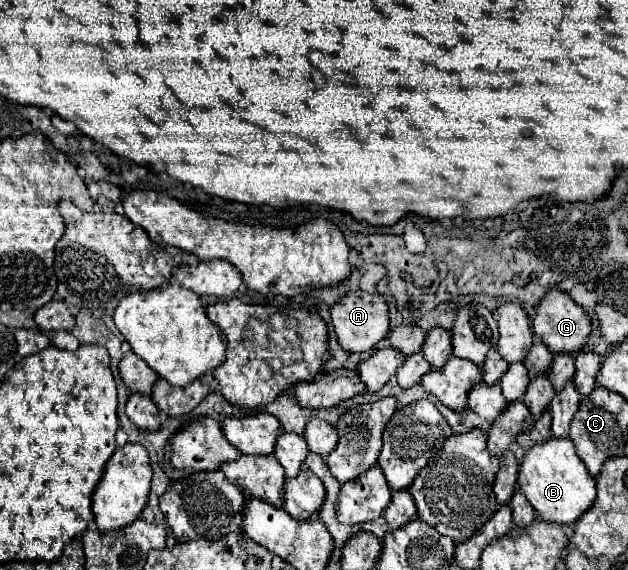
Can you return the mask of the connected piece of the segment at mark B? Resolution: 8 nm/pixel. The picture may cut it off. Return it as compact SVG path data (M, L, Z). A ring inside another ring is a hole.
M549 438L547 442L531 446L523 456L517 482L531 506L547 522L571 524L595 500L595 478L587 472L581 458L577 458L575 446L569 438Z

